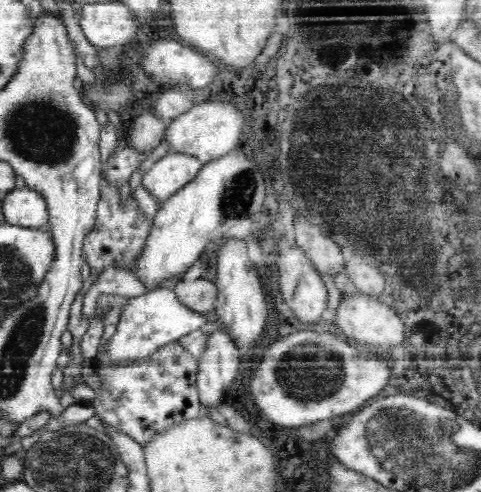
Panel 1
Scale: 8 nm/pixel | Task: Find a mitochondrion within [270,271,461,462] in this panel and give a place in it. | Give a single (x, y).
(312, 373)

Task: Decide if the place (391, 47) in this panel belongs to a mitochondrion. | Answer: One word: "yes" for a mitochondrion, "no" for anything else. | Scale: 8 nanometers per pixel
no

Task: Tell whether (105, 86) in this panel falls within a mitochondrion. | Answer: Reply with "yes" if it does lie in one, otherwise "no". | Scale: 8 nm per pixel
yes

